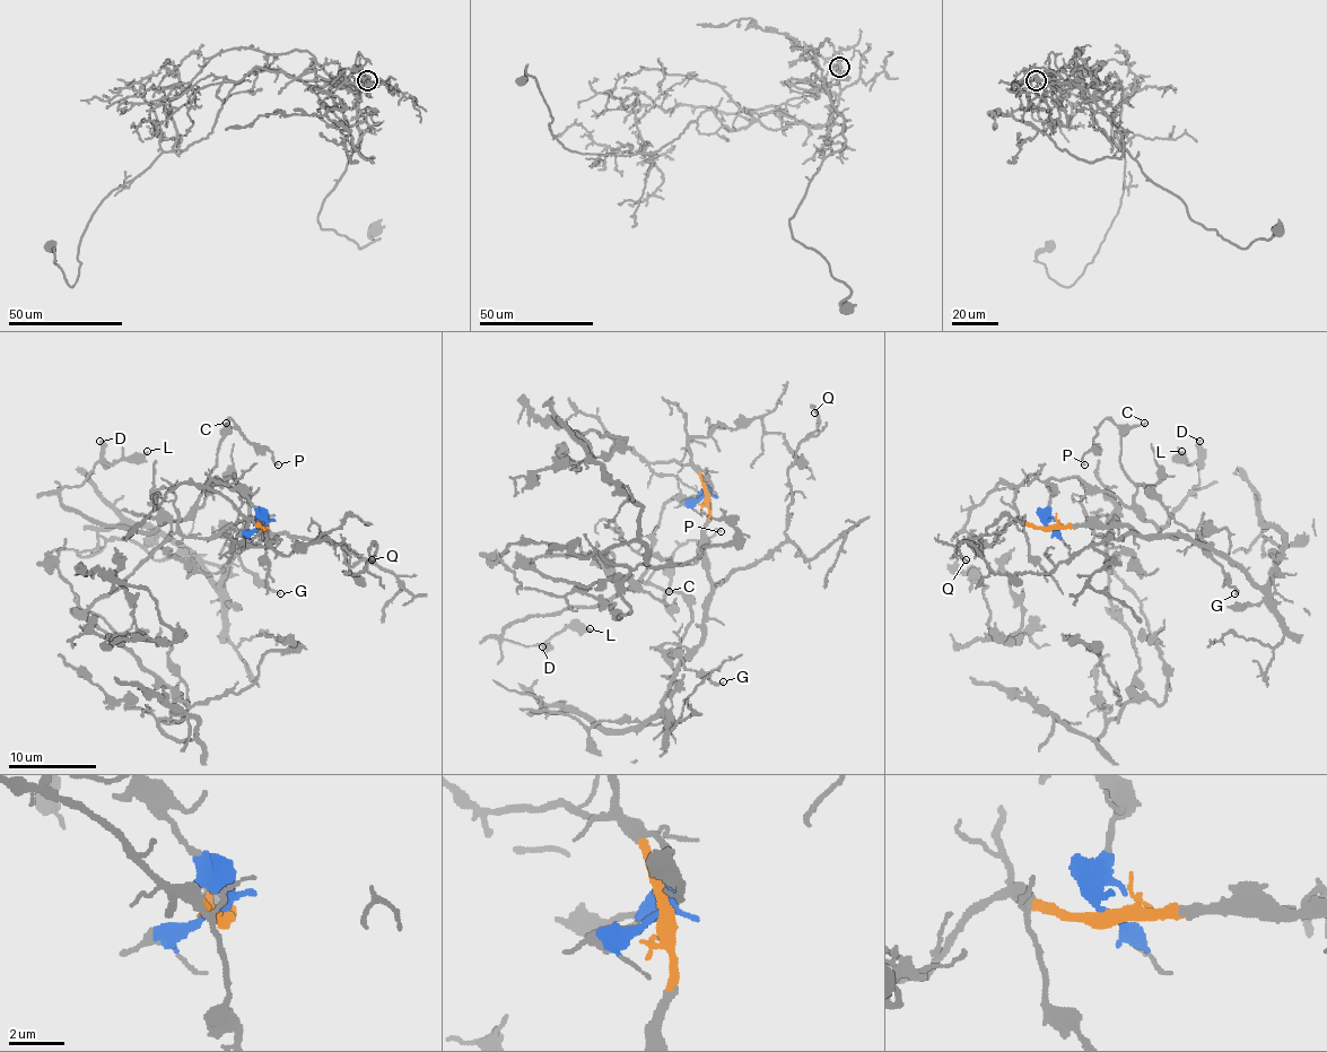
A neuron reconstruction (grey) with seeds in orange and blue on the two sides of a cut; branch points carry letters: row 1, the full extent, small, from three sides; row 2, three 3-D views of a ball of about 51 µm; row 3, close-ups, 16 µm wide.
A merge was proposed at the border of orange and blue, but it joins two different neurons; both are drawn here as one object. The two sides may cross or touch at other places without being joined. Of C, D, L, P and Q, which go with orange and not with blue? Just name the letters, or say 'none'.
Q

